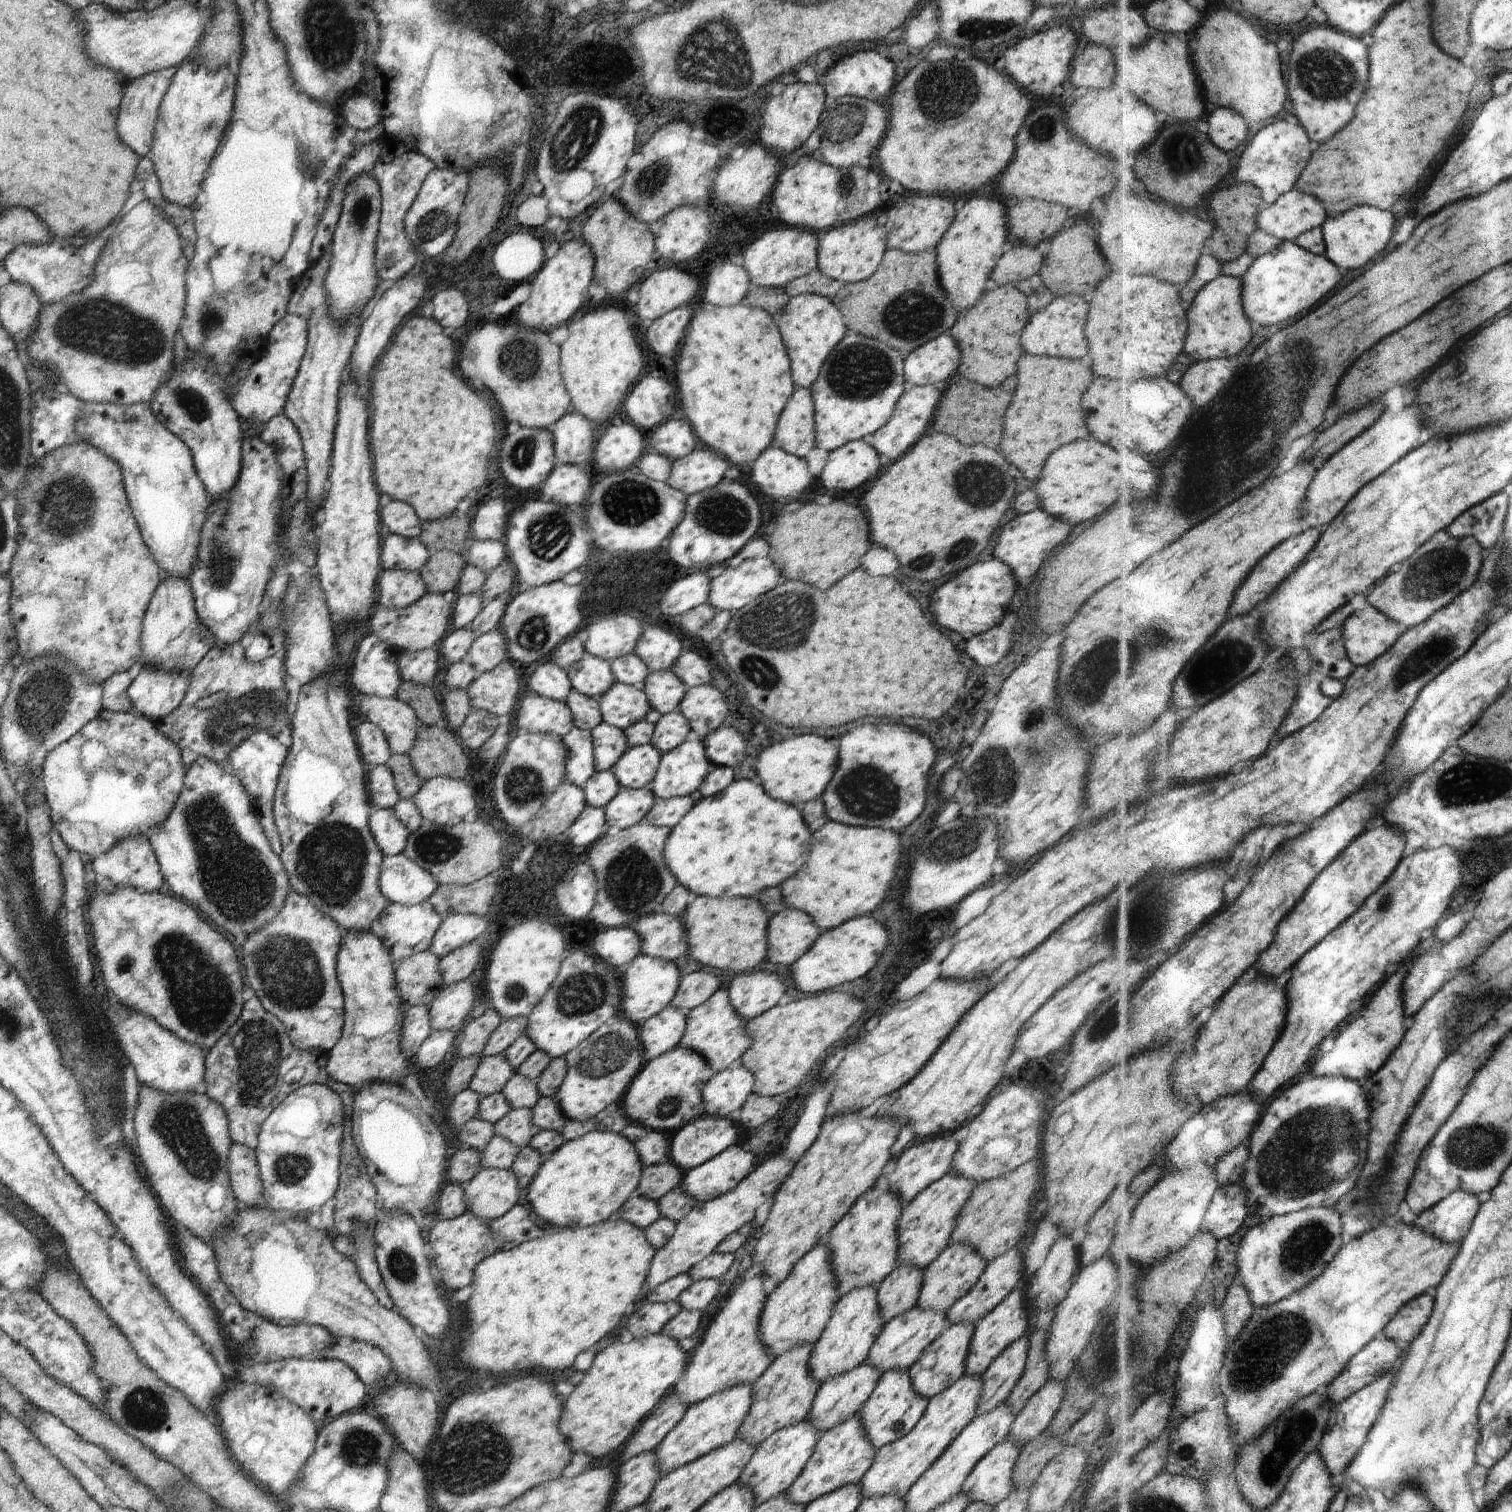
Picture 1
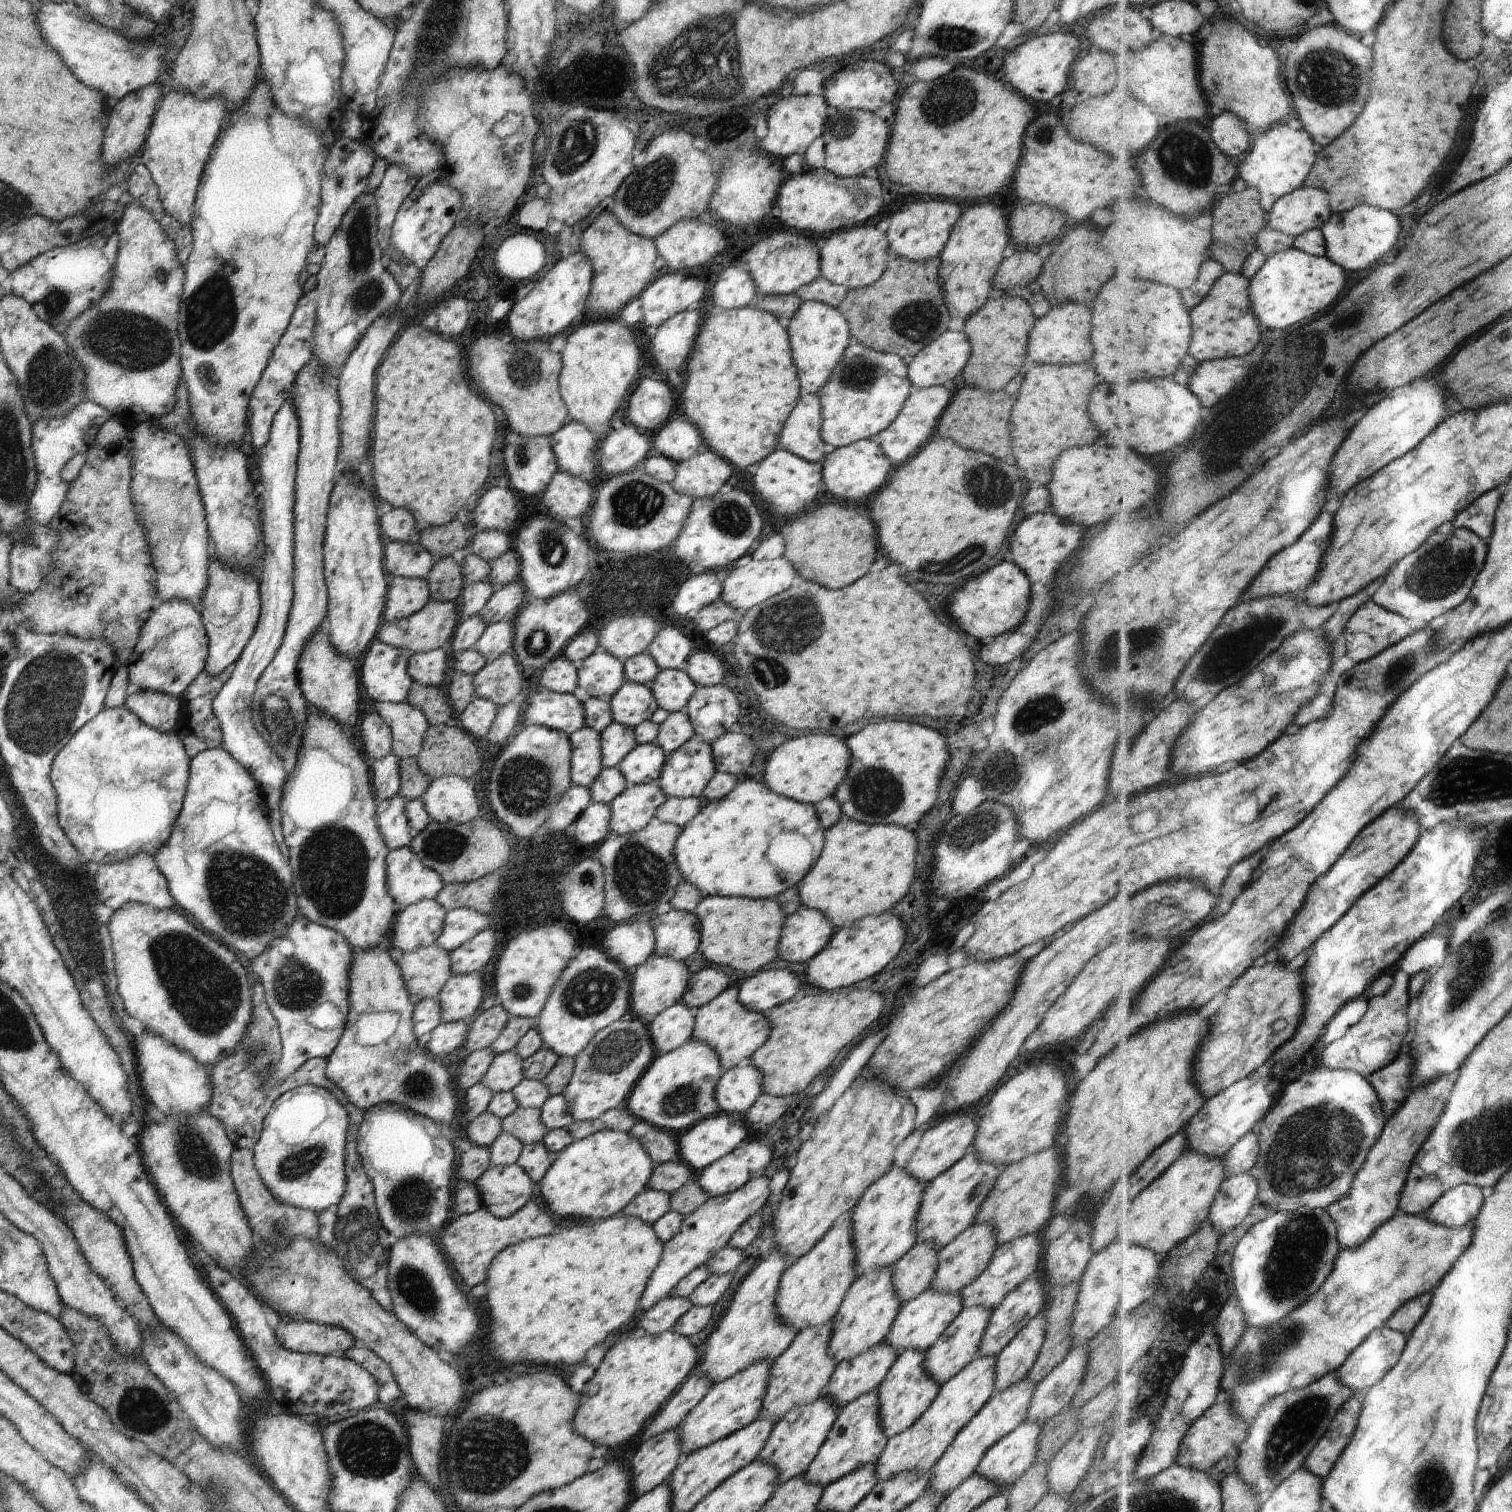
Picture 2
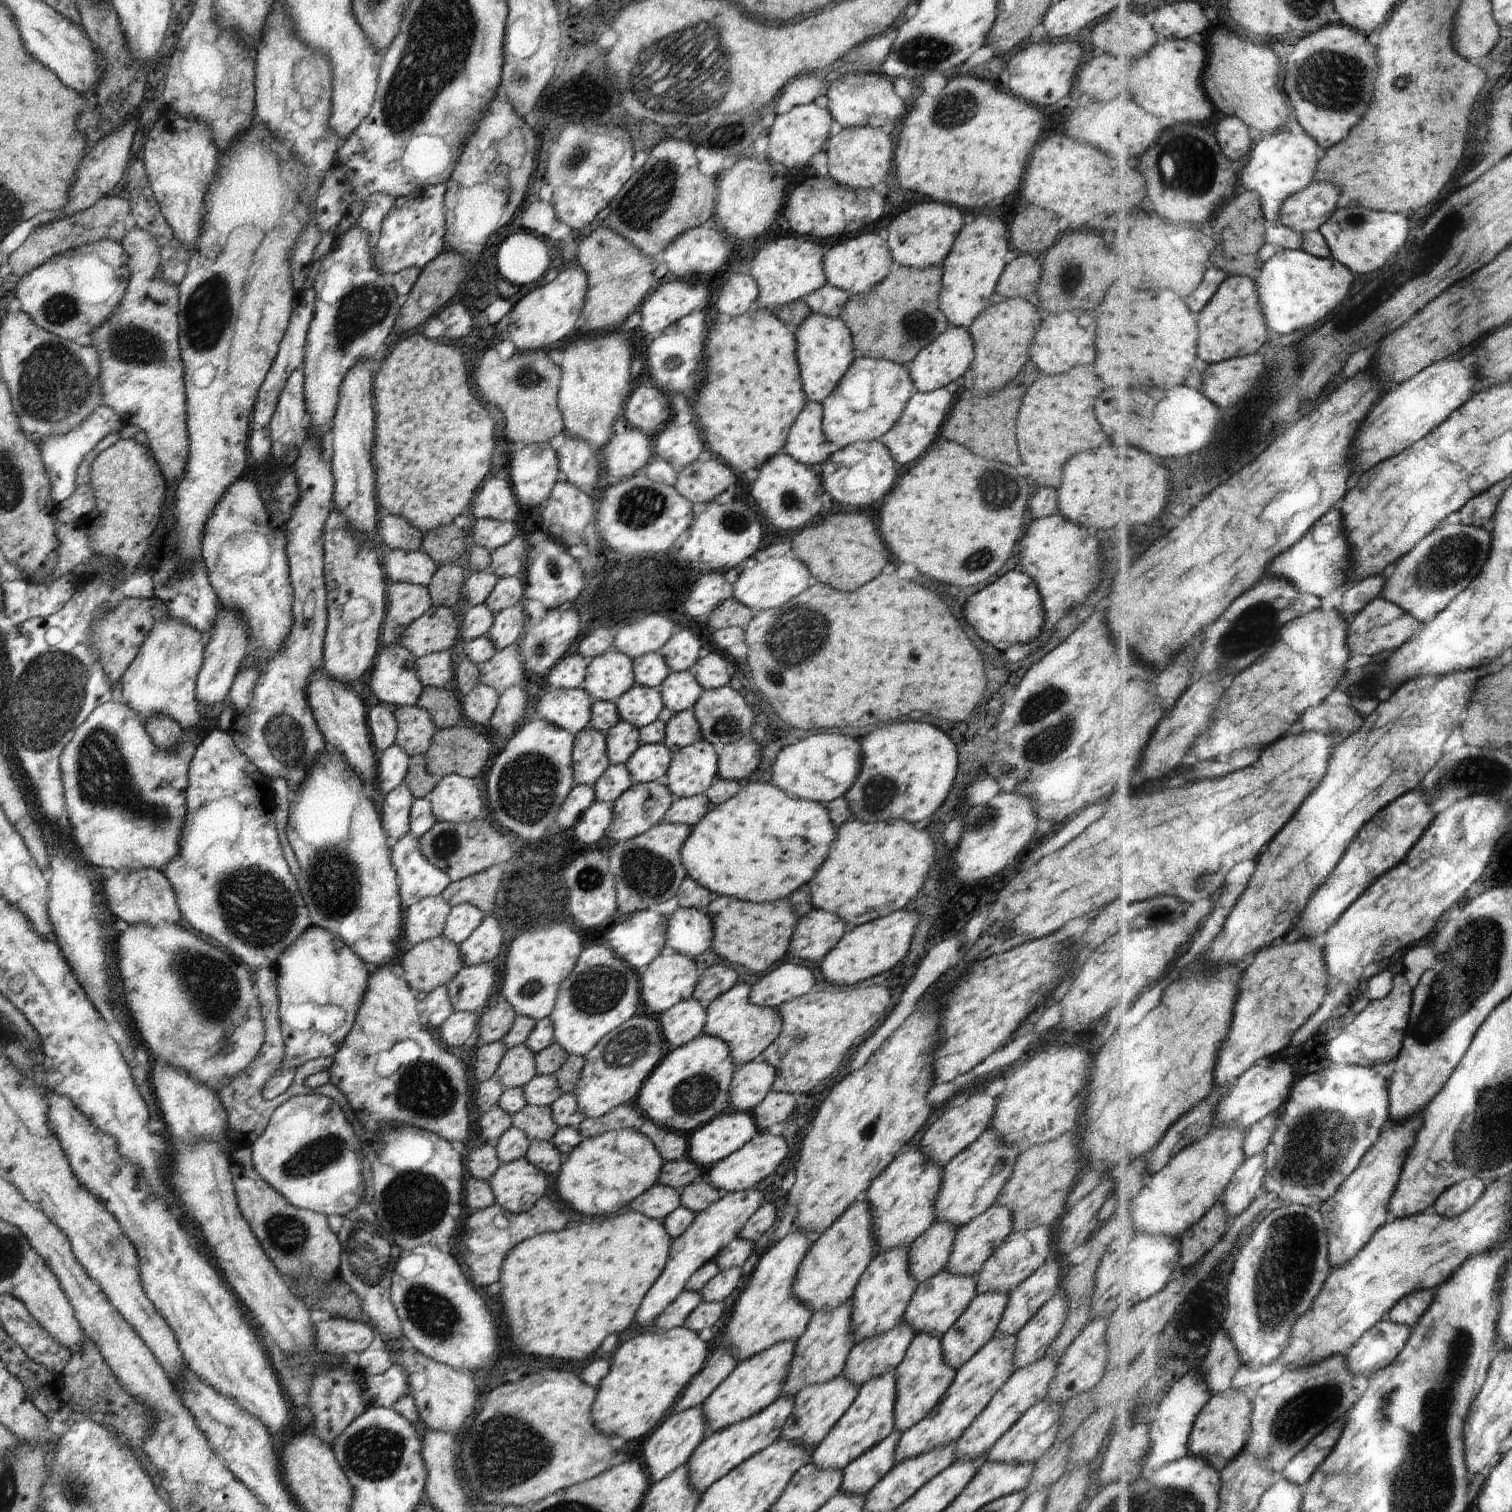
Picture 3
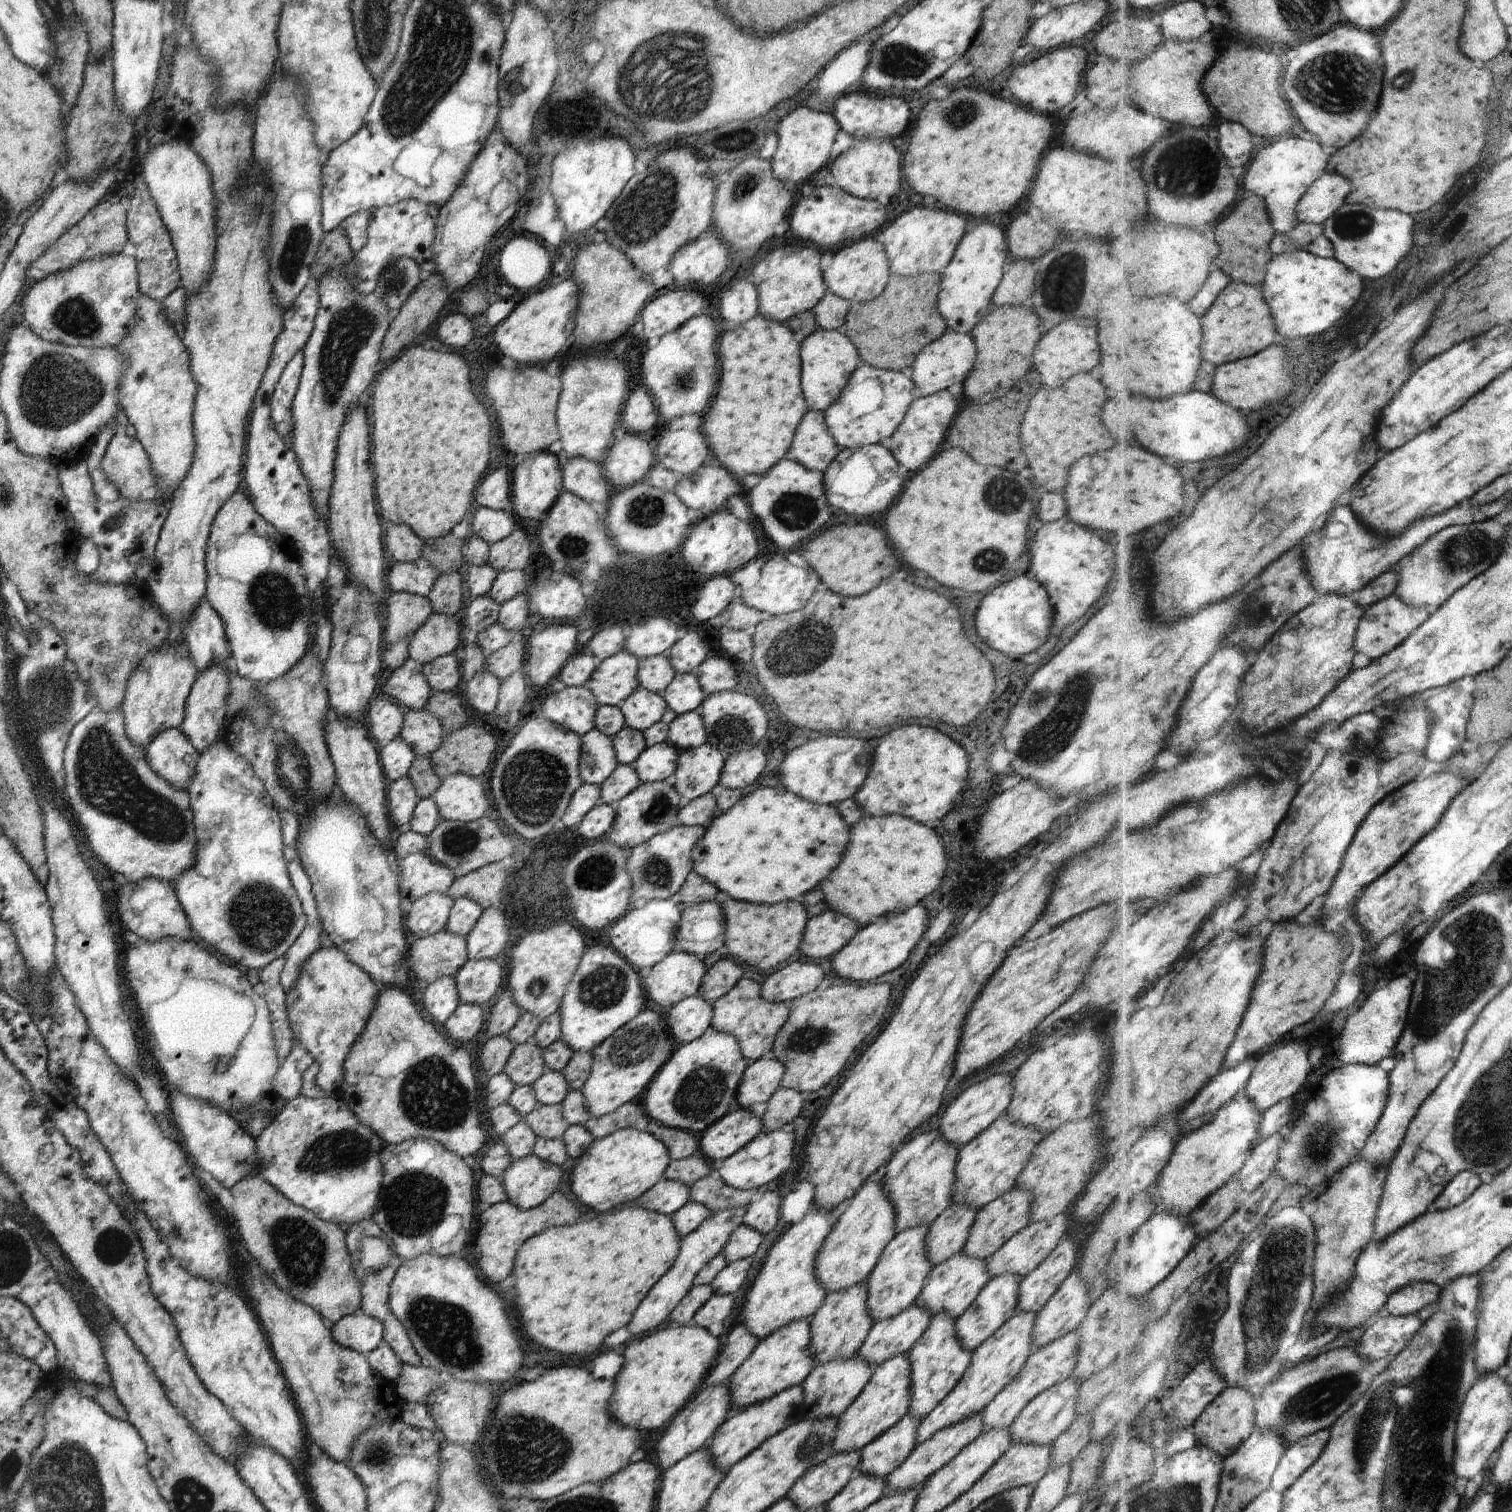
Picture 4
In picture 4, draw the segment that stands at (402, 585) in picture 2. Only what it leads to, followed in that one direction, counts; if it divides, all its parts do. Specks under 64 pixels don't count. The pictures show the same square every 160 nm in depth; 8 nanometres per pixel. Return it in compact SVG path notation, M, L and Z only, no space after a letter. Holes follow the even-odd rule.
M394 591L385 598L388 605L384 644L380 650L382 667L401 667L409 657L409 644L417 628L433 613L429 598L409 592Z

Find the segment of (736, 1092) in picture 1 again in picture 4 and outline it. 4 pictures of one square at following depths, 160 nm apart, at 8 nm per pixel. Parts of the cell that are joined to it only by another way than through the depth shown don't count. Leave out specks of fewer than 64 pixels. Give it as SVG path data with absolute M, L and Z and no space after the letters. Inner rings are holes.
M758 1059L742 1074L737 1090L737 1101L740 1107L750 1108L752 1104L768 1102L784 1076L785 1068L776 1059Z

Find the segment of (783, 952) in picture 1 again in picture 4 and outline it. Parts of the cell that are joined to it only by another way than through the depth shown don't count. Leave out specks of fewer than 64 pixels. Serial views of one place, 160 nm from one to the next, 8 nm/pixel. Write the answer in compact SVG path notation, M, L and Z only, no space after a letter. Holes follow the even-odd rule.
M829 908L808 919L798 951L816 960L831 958L859 929L856 921Z

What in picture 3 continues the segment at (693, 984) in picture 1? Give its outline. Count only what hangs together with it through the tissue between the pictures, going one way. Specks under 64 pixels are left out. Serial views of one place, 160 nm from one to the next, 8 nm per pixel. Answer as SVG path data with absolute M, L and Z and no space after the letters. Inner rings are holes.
M727 964L708 967L699 976L693 998L705 1006L730 990L737 983L737 978L736 971Z

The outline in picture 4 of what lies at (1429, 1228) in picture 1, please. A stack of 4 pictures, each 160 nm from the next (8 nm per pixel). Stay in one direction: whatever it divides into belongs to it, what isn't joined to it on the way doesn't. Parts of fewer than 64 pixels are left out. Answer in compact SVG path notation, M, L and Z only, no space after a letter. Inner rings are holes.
M1464 1171L1447 1186L1447 1190L1435 1202L1438 1210L1454 1208L1467 1202L1483 1186L1483 1178L1472 1171Z

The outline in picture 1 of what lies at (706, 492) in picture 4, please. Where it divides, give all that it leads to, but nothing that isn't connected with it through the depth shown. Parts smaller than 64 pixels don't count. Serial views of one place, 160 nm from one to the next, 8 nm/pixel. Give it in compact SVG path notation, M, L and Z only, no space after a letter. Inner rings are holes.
M700 448L700 450L692 449L692 452L689 452L686 456L672 461L671 473L665 480L665 483L683 492L686 496L690 496L691 494L716 486L726 478L726 470L728 468L734 468L734 464L723 455L713 450L706 450L706 448Z

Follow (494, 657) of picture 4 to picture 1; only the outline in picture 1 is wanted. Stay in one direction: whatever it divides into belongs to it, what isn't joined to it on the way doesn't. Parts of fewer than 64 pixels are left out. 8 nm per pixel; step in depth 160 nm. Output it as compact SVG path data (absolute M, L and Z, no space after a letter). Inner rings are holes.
M509 658L482 673L466 689L472 709L491 712L506 719L514 712L519 702L520 682Z

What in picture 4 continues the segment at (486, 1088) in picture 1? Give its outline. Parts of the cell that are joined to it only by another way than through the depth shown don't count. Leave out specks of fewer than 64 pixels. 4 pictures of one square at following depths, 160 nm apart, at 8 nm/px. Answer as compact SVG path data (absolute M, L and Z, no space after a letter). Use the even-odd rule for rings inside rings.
M533 1041L517 1044L506 1061L503 1072L515 1086L531 1085L545 1072L543 1049Z

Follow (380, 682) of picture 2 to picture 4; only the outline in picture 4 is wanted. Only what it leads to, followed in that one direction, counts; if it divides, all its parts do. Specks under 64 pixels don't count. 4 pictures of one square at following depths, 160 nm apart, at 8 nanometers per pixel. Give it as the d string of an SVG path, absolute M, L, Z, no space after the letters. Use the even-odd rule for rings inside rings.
M410 657L401 667L391 670L390 678L384 686L385 696L415 711L424 708L431 692L430 685L422 674L422 664Z

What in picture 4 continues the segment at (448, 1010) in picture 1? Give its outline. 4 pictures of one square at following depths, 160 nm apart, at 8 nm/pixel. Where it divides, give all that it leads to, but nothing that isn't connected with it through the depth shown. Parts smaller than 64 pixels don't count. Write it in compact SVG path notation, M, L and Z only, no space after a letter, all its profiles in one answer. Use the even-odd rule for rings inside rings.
M468 959L454 976L459 1002L482 1006L502 984L502 964L496 959Z

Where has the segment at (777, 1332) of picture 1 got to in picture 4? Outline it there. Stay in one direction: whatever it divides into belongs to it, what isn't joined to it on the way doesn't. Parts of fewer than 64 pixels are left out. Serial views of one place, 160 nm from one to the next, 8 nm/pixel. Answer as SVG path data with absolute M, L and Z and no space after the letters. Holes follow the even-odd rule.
M882 1181L865 1182L824 1238L815 1256L813 1271L826 1294L860 1284L872 1272L881 1252L894 1238L894 1209L887 1196L884 1196L881 1184Z

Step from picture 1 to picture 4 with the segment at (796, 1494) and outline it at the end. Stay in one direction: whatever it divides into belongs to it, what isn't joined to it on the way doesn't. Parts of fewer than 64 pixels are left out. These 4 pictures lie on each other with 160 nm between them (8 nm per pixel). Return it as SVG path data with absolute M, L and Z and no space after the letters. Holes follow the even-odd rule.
M909 1352L904 1355L896 1355L878 1366L874 1366L872 1378L868 1384L837 1420L832 1453L853 1453L862 1450L868 1443L876 1440L908 1414L908 1403L911 1397L909 1391L911 1368L908 1357Z

